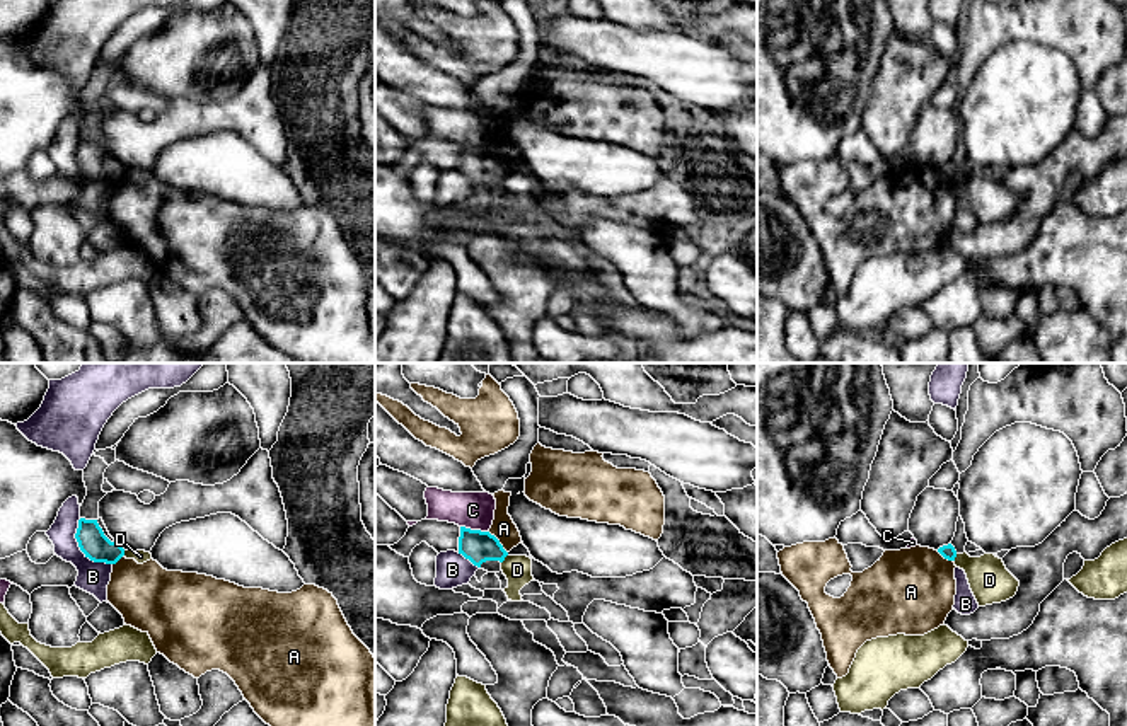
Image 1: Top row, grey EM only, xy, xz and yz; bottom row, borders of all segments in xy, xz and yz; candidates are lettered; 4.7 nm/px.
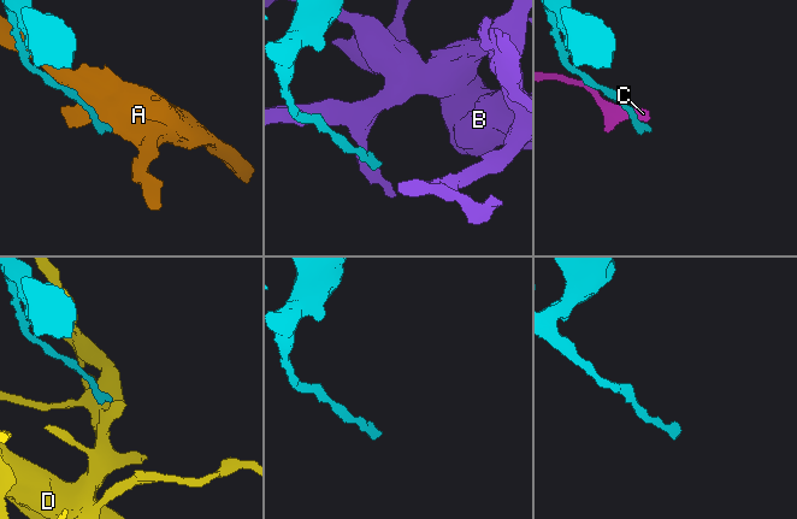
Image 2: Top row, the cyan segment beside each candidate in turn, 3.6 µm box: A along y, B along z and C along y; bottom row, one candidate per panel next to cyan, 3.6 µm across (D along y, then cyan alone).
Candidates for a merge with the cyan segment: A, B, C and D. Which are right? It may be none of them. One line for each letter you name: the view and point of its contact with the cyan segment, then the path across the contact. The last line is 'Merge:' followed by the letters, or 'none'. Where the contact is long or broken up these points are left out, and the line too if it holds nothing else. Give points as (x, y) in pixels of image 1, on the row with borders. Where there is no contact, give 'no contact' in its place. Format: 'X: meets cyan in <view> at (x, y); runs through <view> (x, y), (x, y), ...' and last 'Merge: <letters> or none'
Merge: none

